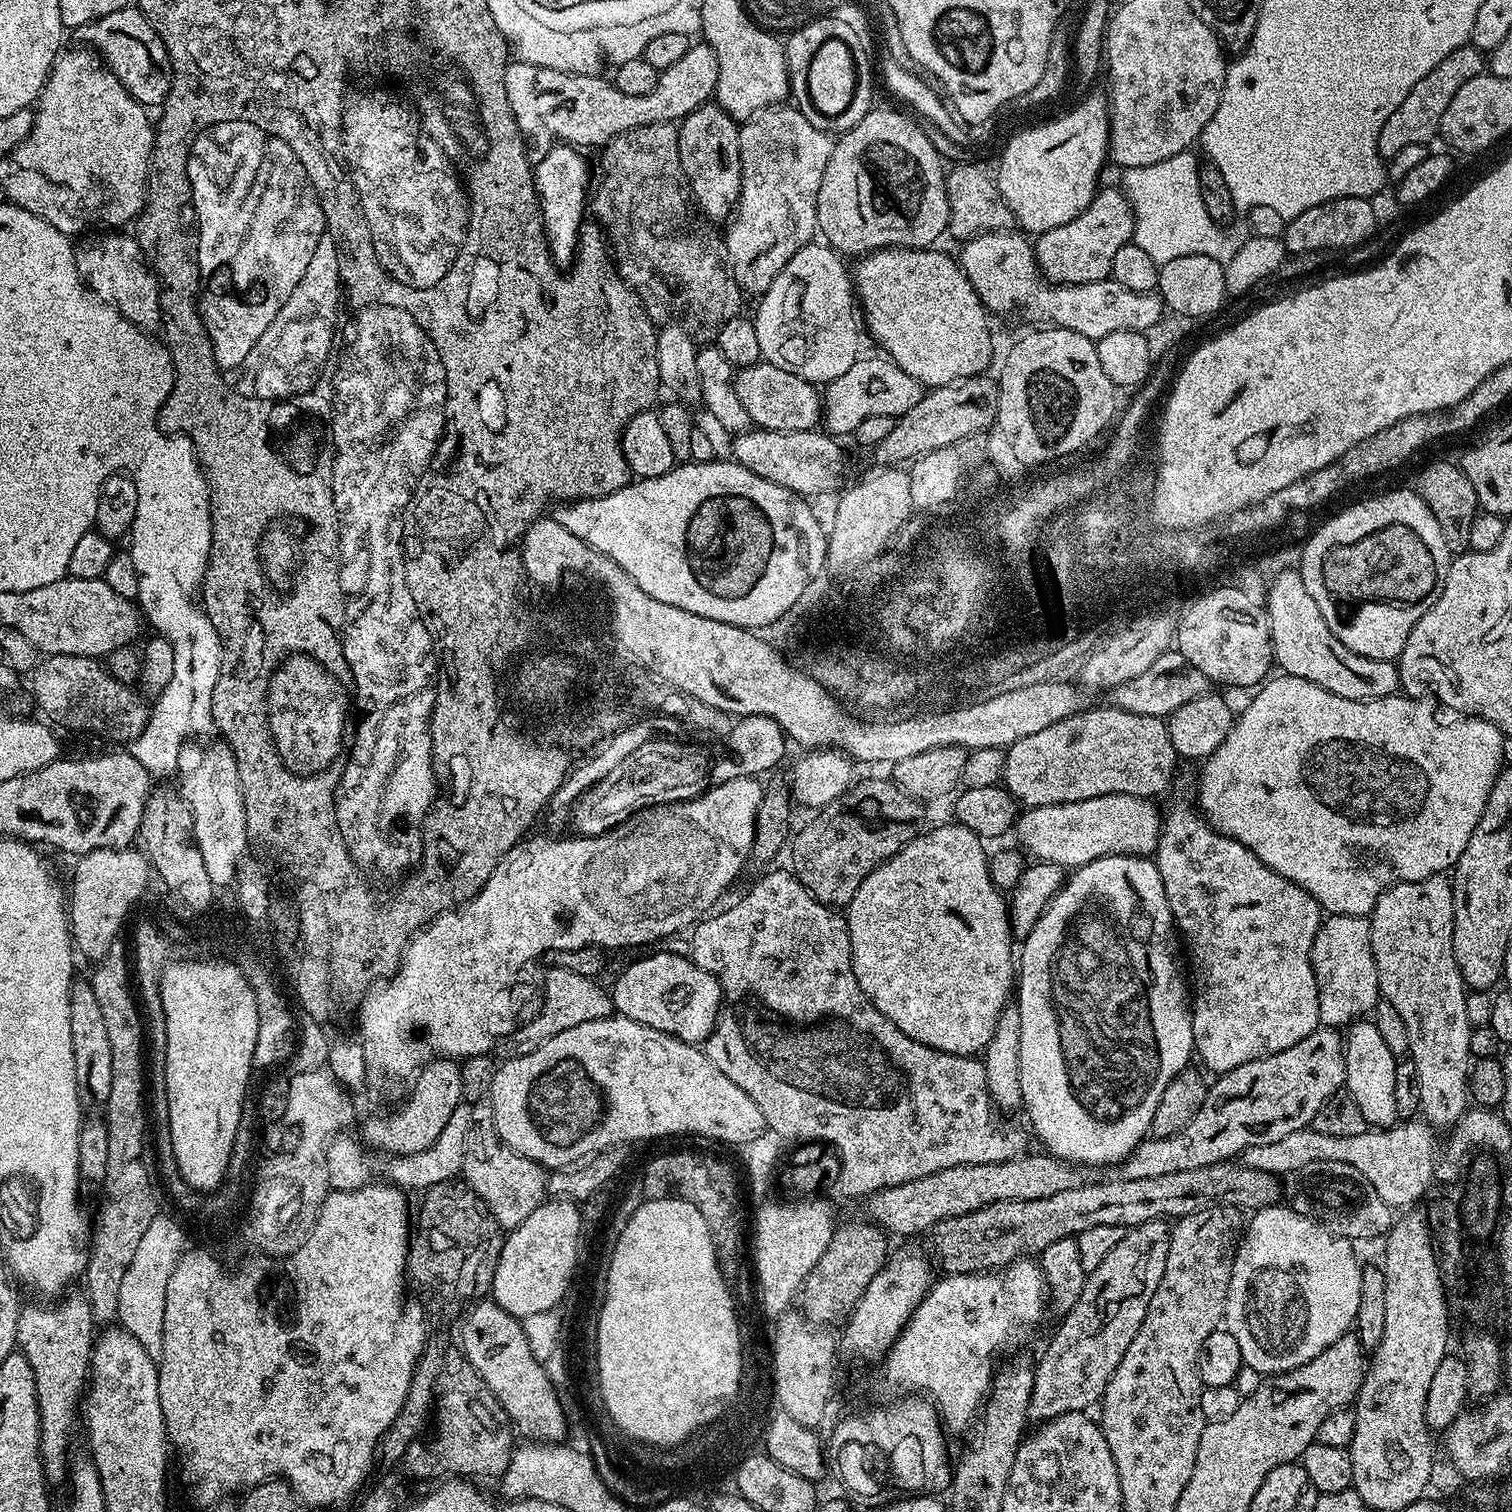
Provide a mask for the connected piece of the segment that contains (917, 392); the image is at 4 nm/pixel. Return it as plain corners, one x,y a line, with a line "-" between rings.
880,356
858,358
846,374
834,378
822,392
822,424
831,435
844,438
844,435
855,433
858,422
874,414
901,417
906,410
914,410
918,402
922,402
926,388
906,370
902,370
893,360

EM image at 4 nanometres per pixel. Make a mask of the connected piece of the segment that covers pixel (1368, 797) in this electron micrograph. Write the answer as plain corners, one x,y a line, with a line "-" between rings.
1283,674
1273,675
1256,694
1245,706
1244,713
1241,716
1239,713
1233,719
1230,734
1226,734
1222,746
1218,746
1218,750
1214,750
1214,754
1203,761
1201,767
1204,769
1200,772
1198,808
1215,832
1242,842
1242,846
1246,846
1259,860
1266,862
1270,870
1302,886
1302,890
1309,892
1325,913
1333,916
1371,917
1378,898
1393,884
1418,882
1455,868
1458,858
1462,858
1462,850
1466,850
1466,842
1470,842
1470,834
1474,834
1474,830
1484,819
1488,795
1494,786
1496,775
1505,763
1506,737
1500,729
1479,716
1452,718
1456,720
1449,724
1439,724
1435,714
1423,704
1423,699
1407,694
1377,700
1338,698
1338,694
1330,694
1330,690
1322,690
1322,686
1306,682
1306,678

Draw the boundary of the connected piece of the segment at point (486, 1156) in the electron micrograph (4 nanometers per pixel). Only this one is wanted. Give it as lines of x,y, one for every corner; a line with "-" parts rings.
480,1102
472,1104
472,1121
466,1130
466,1146
462,1154
464,1167
462,1176
468,1187
479,1194
482,1202
486,1202
490,1214
494,1214
501,1229
511,1230
526,1222
526,1218
530,1218
530,1214
534,1214
534,1210
538,1210
538,1206
544,1203
548,1190
548,1172
541,1164
535,1164
530,1158
519,1156
517,1152
510,1150
510,1146
504,1144
504,1139
497,1134
492,1123
491,1111
486,1110
485,1105
483,1108
482,1105
483,1103

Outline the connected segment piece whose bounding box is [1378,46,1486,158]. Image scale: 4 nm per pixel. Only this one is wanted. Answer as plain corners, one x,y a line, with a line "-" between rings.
1471,46
1454,50
1454,54
1450,54
1442,62
1438,62
1438,66
1434,66
1434,70
1430,74
1426,74
1426,78
1422,78
1422,82
1414,82
1414,90
1410,90
1410,94
1406,94
1406,98
1402,98
1402,106
1398,106
1398,110
1394,110
1394,114
1390,114
1390,118
1386,118
1386,126
1382,126
1382,134
1378,134
1380,155
1390,158
1406,146
1431,145
1431,140
1437,139
1442,116
1446,108
1450,106
1454,94
1470,78
1483,73
1485,68
1485,53
1481,52
1479,48

